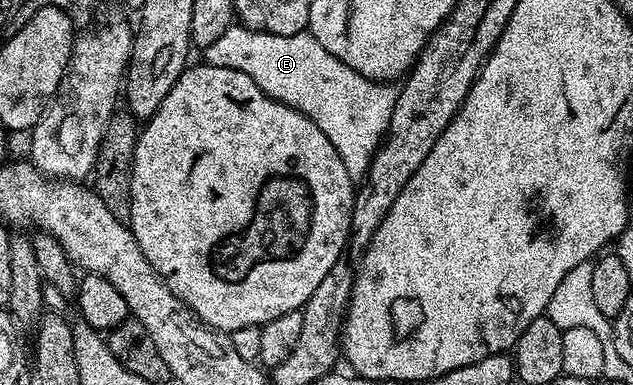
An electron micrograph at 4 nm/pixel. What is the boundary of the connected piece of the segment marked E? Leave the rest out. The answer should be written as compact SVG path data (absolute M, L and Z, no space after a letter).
M234 25L226 29L214 45L203 48L202 59L215 67L246 73L246 77L250 77L262 93L310 117L310 121L314 121L314 125L330 137L330 145L338 149L338 157L342 165L346 165L346 173L350 173L354 181L363 180L374 153L388 133L397 88L384 81L362 77L350 69L350 65L338 61L338 57L326 53L322 45L306 39L304 43L304 39L303 34L271 35Z

